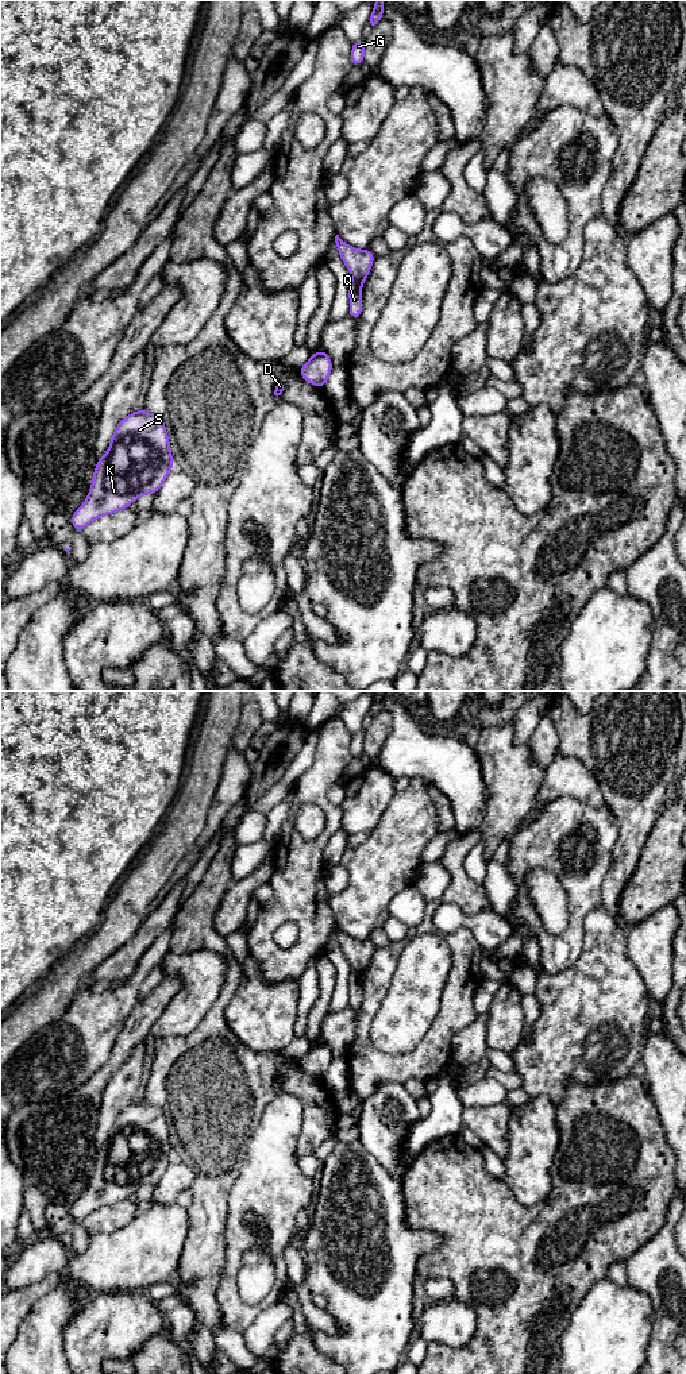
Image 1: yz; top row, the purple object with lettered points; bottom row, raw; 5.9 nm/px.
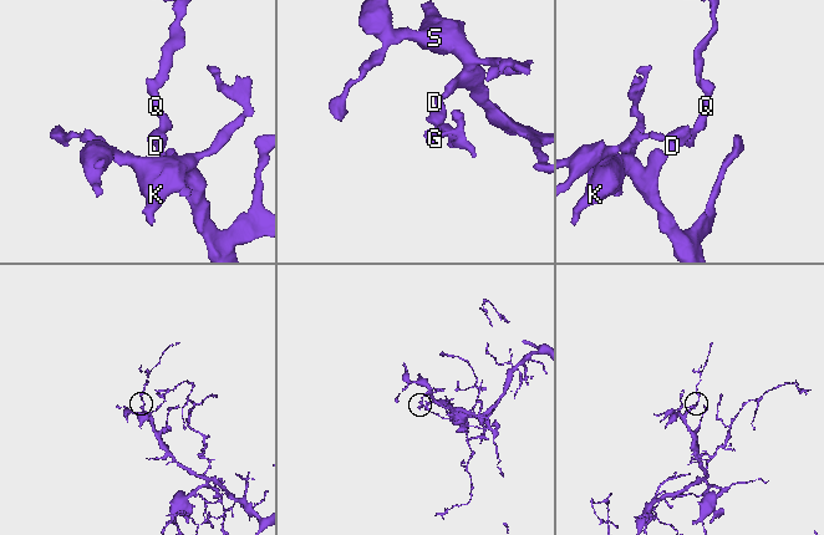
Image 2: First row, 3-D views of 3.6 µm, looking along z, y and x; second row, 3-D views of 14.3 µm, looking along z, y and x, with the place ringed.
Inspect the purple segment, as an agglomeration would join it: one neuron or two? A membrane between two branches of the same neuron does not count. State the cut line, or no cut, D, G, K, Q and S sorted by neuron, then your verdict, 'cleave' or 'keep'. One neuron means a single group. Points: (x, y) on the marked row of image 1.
no cut; D G K Q S; keep

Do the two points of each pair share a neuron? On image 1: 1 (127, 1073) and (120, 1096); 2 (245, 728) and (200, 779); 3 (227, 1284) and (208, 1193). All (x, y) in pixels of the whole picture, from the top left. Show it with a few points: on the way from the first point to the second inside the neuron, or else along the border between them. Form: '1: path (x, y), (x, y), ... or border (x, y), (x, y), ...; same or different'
1: path (126, 1079), (120, 1091); same
2: border (241, 711), (241, 720), (231, 743); different
3: border (226, 1237), (226, 1261), (215, 1299); different

